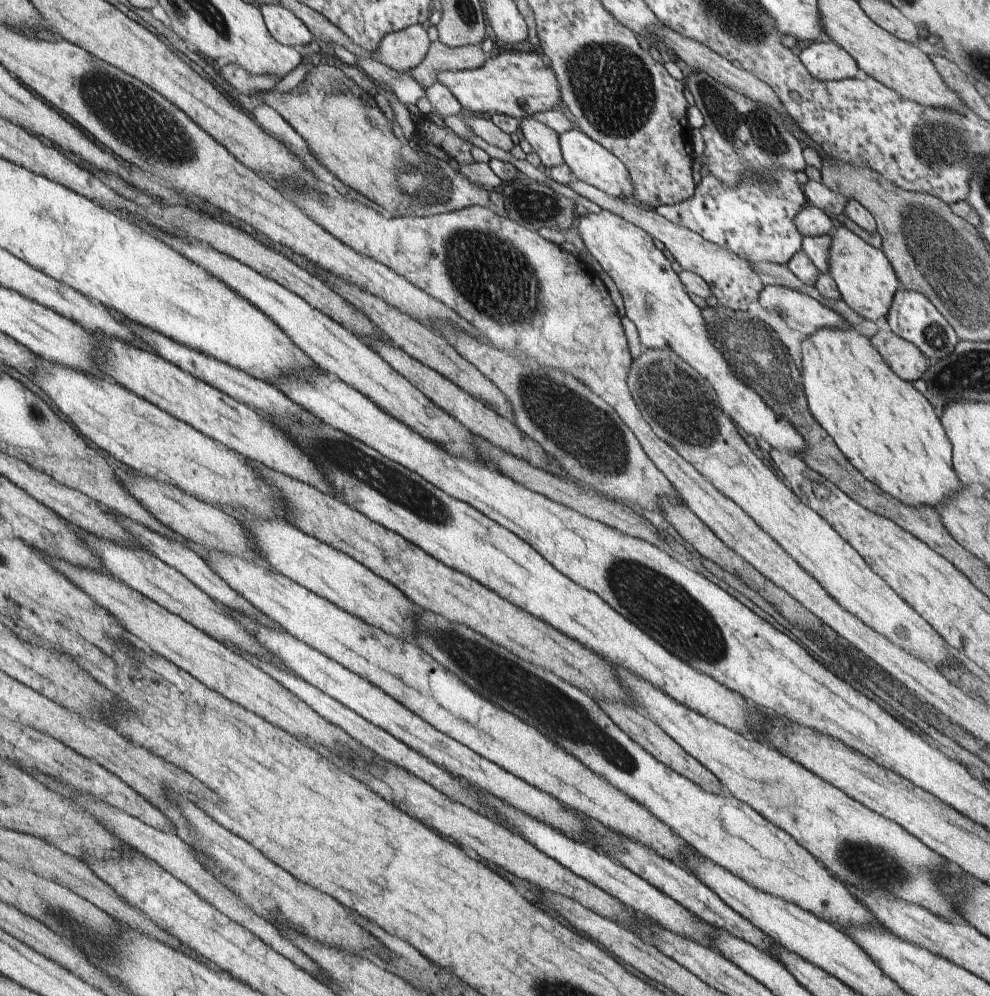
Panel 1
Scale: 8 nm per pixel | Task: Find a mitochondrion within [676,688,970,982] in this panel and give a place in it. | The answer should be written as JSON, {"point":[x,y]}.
{"point":[875,867]}

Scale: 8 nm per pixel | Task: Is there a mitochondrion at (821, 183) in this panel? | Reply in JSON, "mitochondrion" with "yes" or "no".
{"mitochondrion":"no"}

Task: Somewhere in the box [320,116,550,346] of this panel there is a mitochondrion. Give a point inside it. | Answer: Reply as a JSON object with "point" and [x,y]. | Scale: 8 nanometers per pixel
{"point":[511,296]}

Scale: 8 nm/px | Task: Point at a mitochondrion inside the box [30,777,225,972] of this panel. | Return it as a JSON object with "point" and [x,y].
{"point":[67,920]}

